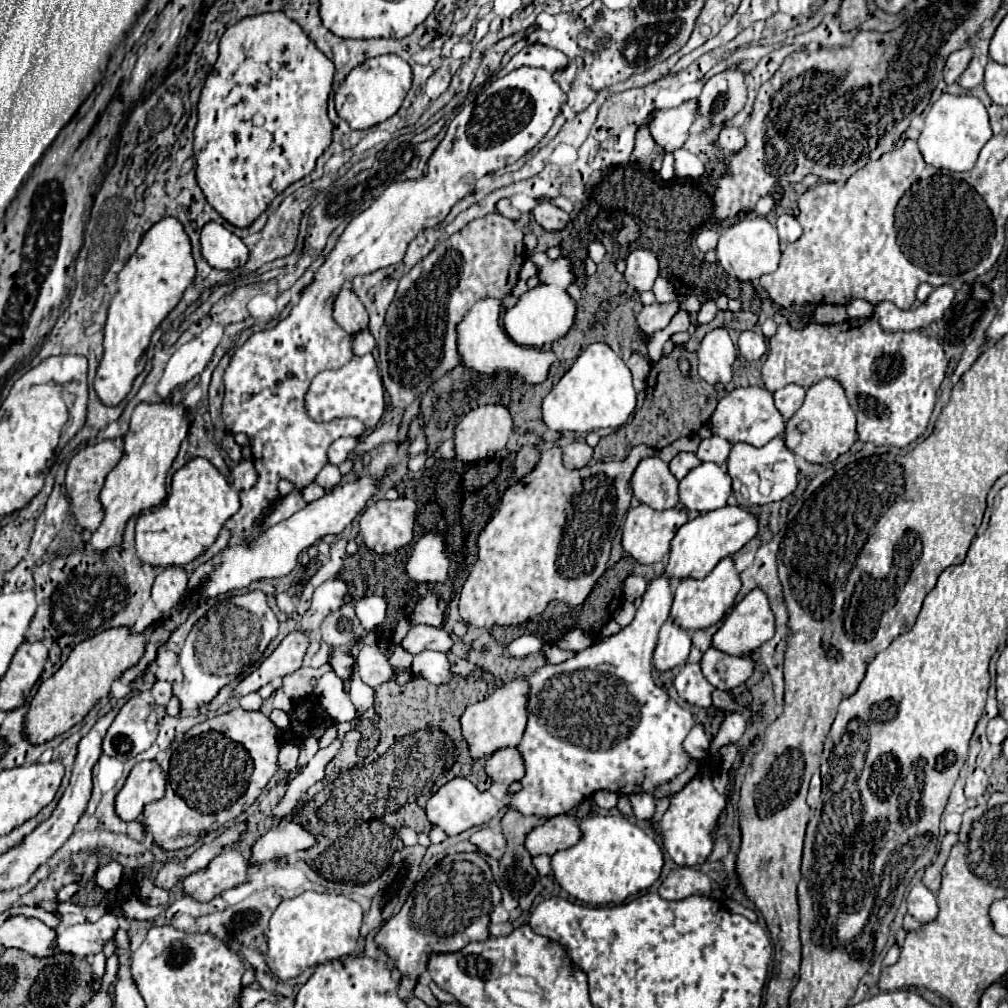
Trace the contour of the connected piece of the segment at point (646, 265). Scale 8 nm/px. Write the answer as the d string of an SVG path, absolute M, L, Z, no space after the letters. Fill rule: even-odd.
M639 248L631 252L625 262L627 262L627 270L625 270L627 284L633 286L637 292L651 290L655 278L659 276L659 262L655 252Z

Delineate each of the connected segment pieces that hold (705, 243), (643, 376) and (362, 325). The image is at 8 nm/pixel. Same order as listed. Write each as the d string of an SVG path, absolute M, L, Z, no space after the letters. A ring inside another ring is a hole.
M701 230L699 234L697 234L697 246L699 246L699 250L703 250L703 252L707 252L707 250L713 250L716 248L718 242L719 234L715 232L715 230Z
M631 354L631 358L627 360L627 366L629 366L631 374L633 374L635 388L637 390L645 390L645 380L647 380L649 370L651 370L649 362L643 356L639 356L639 354Z
M353 290L339 292L339 296L335 300L333 318L347 334L357 334L357 332L365 330L367 322L369 322L367 310Z

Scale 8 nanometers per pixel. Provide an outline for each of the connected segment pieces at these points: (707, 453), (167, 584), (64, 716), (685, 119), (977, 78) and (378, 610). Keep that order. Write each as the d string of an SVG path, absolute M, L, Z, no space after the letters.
M711 436L711 438L705 438L701 444L699 444L699 450L697 450L697 458L701 462L713 462L713 464L723 464L727 460L731 452L731 444L719 436Z
M181 566L165 568L153 584L153 602L161 612L173 610L187 590L187 574Z
M167 616L157 620L155 624L147 626L143 632L131 632L131 628L109 628L107 632L101 632L81 644L77 644L69 658L63 662L63 666L49 678L43 680L35 698L31 700L29 712L27 712L27 722L25 722L25 732L31 744L43 744L49 742L51 738L67 732L75 724L79 724L93 706L109 696L111 684L121 678L121 674L129 668L133 668L145 654L145 644L155 630Z
M683 102L677 108L671 110L657 110L653 114L653 120L649 122L649 132L655 144L659 144L665 152L679 150L687 136L689 128L697 118L697 102Z
M973 58L971 60L971 64L969 64L969 68L961 74L961 78L959 78L959 86L961 88L965 88L965 90L973 90L975 86L979 86L983 82L983 66L979 64L979 60L977 58Z
M365 596L353 602L357 618L365 630L377 628L385 620L385 600L379 596Z

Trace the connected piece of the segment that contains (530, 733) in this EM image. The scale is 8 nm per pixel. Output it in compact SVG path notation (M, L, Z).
M657 576L651 580L643 602L637 608L637 614L629 626L577 652L573 658L561 664L545 664L535 672L527 674L525 680L529 684L529 720L525 734L517 744L517 750L521 752L525 764L525 776L519 780L523 788L511 796L505 796L503 800L497 800L491 798L491 794L479 792L467 778L453 778L427 800L425 812L431 824L443 828L447 836L457 836L467 828L487 824L491 818L497 816L503 806L513 808L525 816L535 814L551 818L569 812L583 798L589 798L593 792L599 790L609 790L615 794L643 794L653 792L657 786L677 778L691 762L691 756L683 752L683 740L695 726L695 718L689 710L681 708L673 698L669 698L663 688L657 688L651 676L651 656L657 644L659 628L669 618L671 602L671 580L667 580L665 576Z

